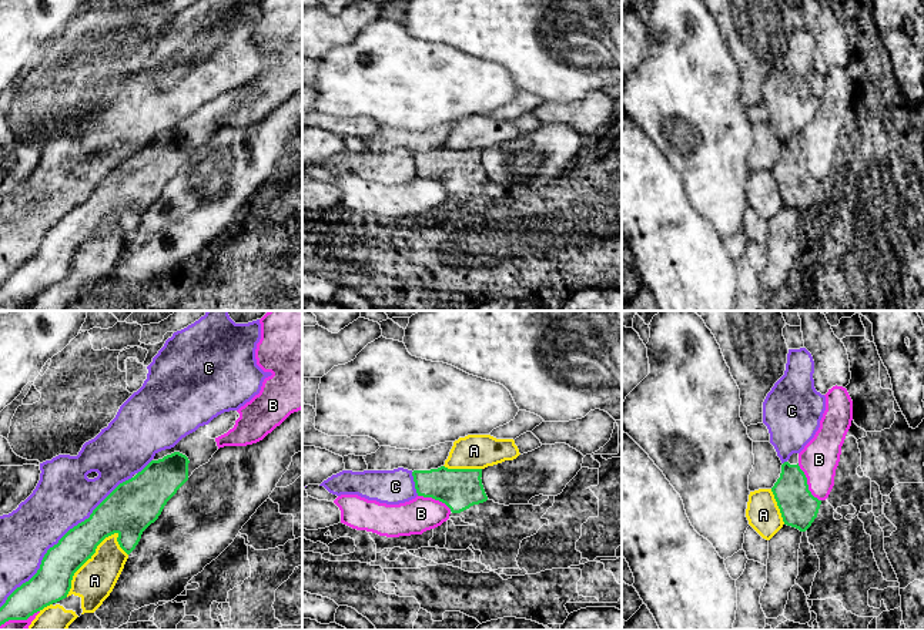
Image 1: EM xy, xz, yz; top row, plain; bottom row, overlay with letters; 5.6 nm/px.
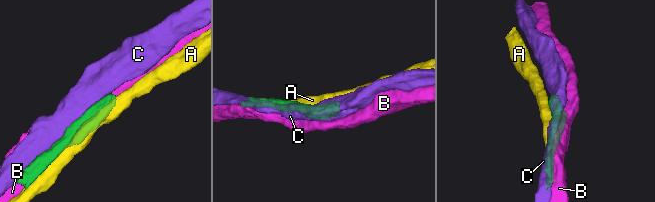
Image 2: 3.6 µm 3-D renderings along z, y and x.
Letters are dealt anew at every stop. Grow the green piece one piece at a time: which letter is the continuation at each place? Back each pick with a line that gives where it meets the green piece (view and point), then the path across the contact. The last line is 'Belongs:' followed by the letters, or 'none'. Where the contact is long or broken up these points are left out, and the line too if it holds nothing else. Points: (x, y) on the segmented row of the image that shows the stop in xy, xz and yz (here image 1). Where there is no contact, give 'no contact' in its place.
Belongs: none

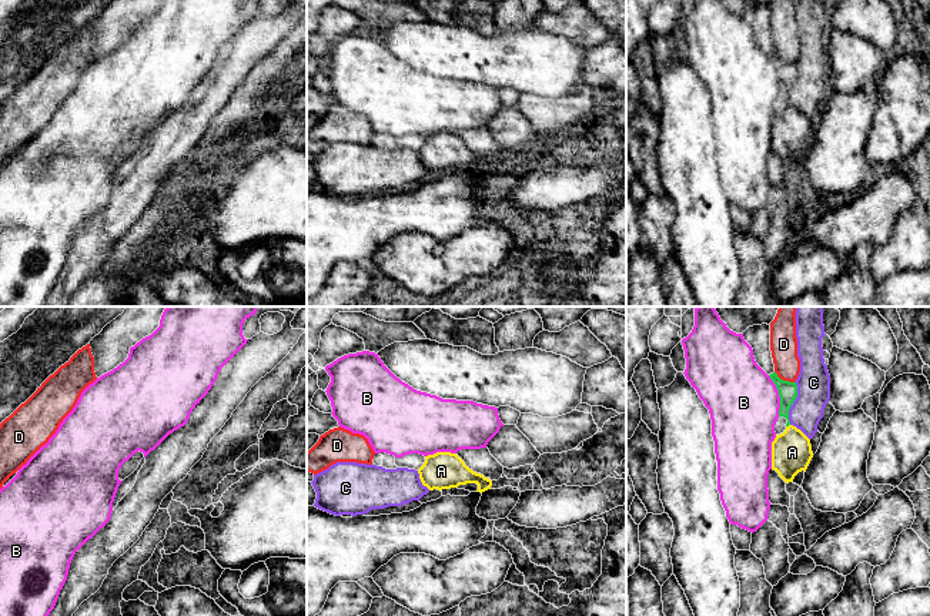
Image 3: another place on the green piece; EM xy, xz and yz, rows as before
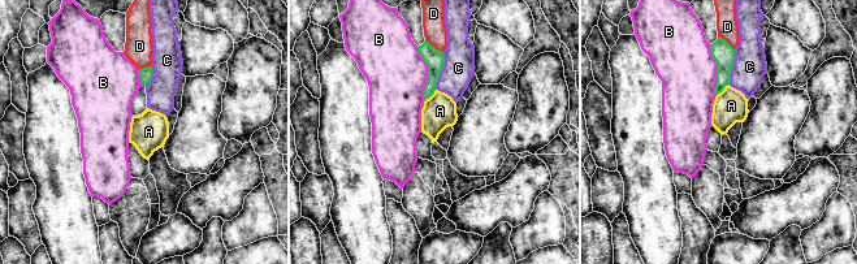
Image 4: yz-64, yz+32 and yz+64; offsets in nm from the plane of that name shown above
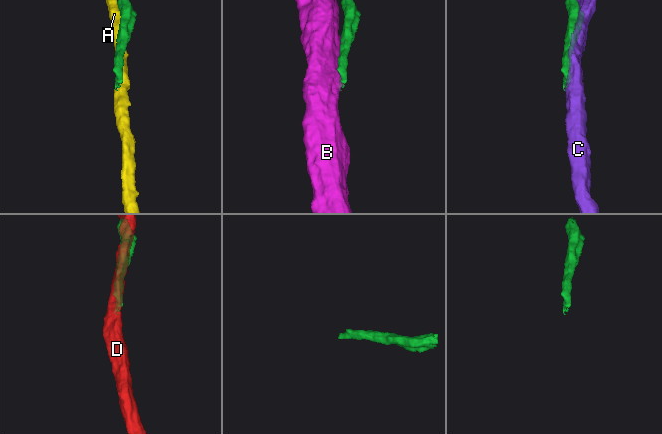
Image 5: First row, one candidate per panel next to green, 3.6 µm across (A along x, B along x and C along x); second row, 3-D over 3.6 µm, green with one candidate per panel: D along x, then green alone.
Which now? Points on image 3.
Belongs: none

